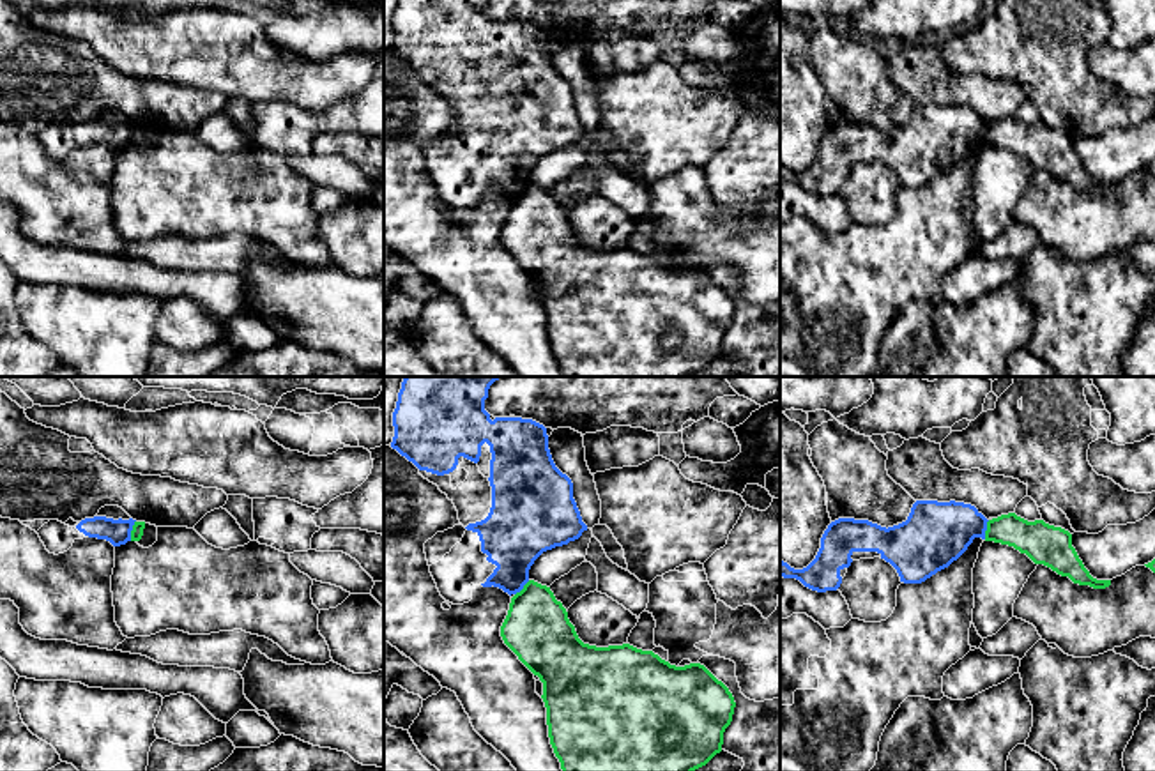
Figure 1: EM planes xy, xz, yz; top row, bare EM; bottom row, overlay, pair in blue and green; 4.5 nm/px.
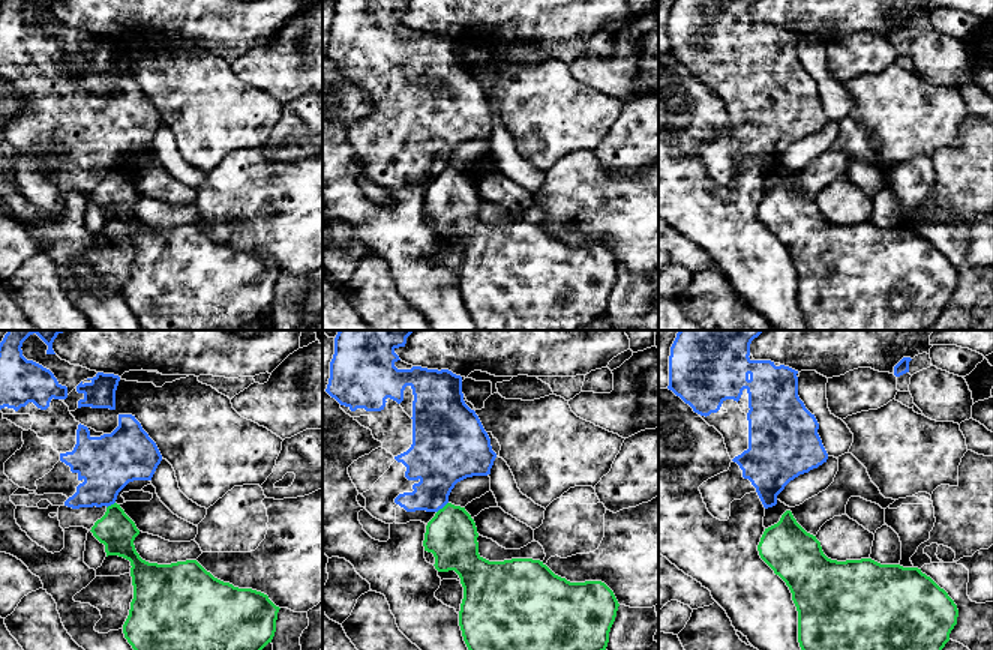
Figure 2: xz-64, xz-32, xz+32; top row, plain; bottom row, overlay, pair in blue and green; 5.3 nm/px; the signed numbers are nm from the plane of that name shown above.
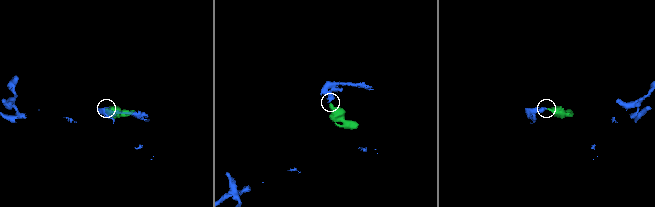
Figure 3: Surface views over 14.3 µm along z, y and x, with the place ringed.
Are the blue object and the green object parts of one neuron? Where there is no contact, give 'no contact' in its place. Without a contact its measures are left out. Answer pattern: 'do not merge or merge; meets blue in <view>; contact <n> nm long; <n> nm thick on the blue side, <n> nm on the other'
do not merge; meets blue in xy; contact 100 nm long; 110 nm thick on the blue side, 60 nm on the other

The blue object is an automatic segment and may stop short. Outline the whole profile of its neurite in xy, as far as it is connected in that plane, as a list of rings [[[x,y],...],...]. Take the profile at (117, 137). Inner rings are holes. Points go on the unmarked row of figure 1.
[[[94,120],[81,124],[76,133],[88,141],[106,143],[113,150],[131,145],[131,134],[136,124],[113,124],[106,120]]]

